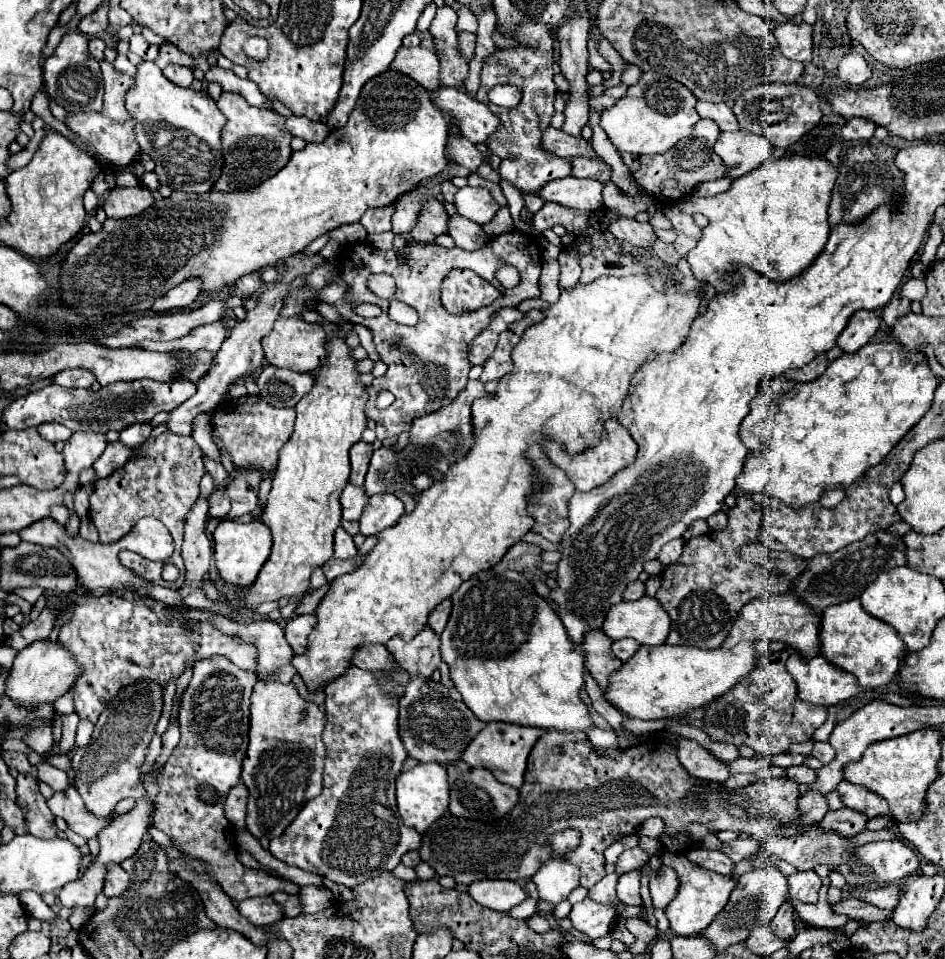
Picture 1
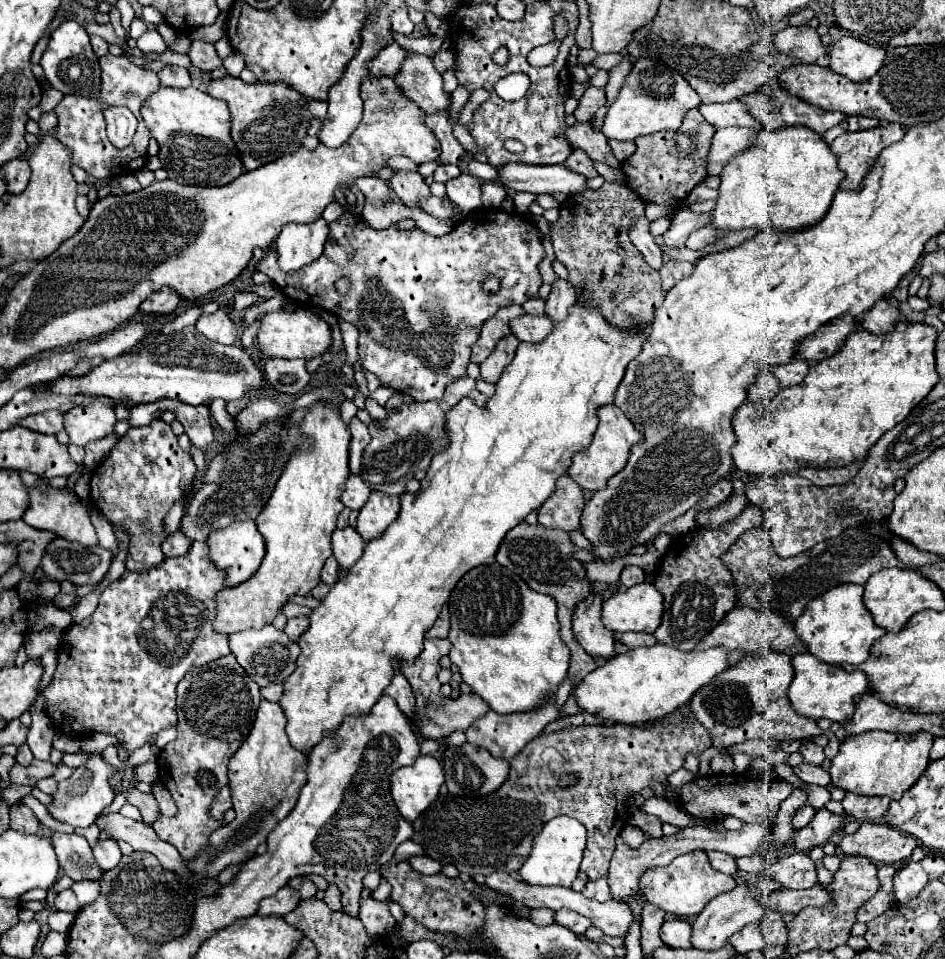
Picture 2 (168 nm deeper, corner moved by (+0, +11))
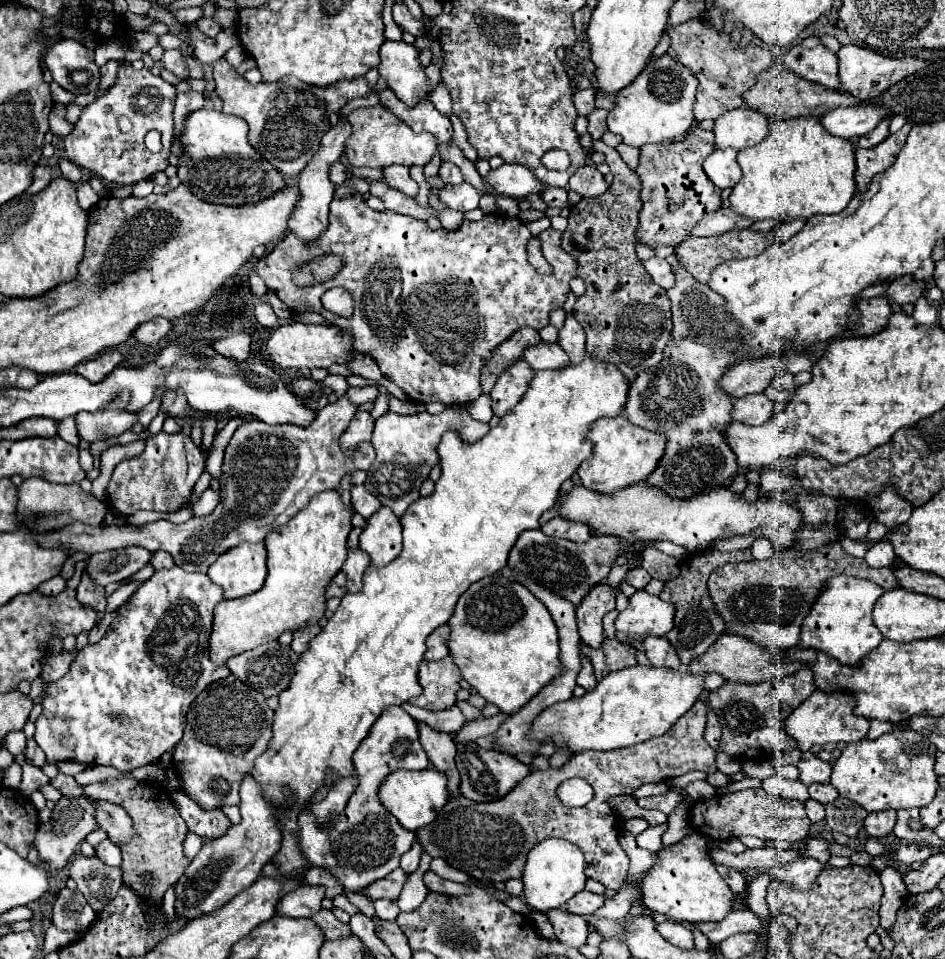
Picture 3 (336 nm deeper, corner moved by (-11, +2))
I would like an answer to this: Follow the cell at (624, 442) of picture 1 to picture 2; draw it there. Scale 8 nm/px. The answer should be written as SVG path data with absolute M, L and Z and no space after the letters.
M616 405L600 407L598 409L598 419L600 419L600 423L598 423L598 429L594 433L594 439L592 439L590 447L576 453L572 457L572 465L568 469L568 475L582 489L590 489L590 491L602 489L606 485L608 477L612 477L612 473L618 473L618 469L622 469L626 465L626 459L630 455L630 447L642 439L638 429L630 423L630 419Z

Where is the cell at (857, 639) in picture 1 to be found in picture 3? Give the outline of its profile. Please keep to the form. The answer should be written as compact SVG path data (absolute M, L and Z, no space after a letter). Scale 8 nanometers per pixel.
M845 574L831 578L831 582L827 582L823 588L823 596L815 600L815 606L811 606L811 612L803 620L801 644L805 648L827 652L841 664L859 666L859 658L869 654L869 650L875 650L883 640L877 626L873 626L873 606L885 590L881 586L875 586L875 582Z

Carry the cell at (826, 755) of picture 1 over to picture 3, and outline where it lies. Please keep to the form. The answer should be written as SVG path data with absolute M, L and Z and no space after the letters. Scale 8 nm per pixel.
M803 752L801 760L797 764L799 768L799 780L803 784L811 784L811 782L819 782L819 784L827 784L829 776L831 776L831 764L819 760L815 754L811 752Z

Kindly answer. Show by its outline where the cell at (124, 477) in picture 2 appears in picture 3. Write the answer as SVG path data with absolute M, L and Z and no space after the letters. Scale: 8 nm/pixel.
M159 432L147 438L147 448L141 456L117 464L107 486L107 496L111 502L109 506L117 508L121 514L135 514L137 510L175 512L189 498L195 482L203 472L203 466L205 456L201 448L191 440L191 436L183 432Z

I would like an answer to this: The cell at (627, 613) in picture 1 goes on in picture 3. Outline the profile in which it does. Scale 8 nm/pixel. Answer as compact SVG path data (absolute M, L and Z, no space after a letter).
M637 590L629 598L629 606L619 612L615 626L621 634L665 636L673 628L673 616L675 608L671 602L663 602L659 596Z

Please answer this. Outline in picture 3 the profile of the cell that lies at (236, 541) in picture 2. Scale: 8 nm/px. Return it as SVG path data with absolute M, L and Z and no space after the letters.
M243 542L221 554L207 570L211 582L219 584L225 592L223 598L233 600L257 592L267 576L265 546Z

